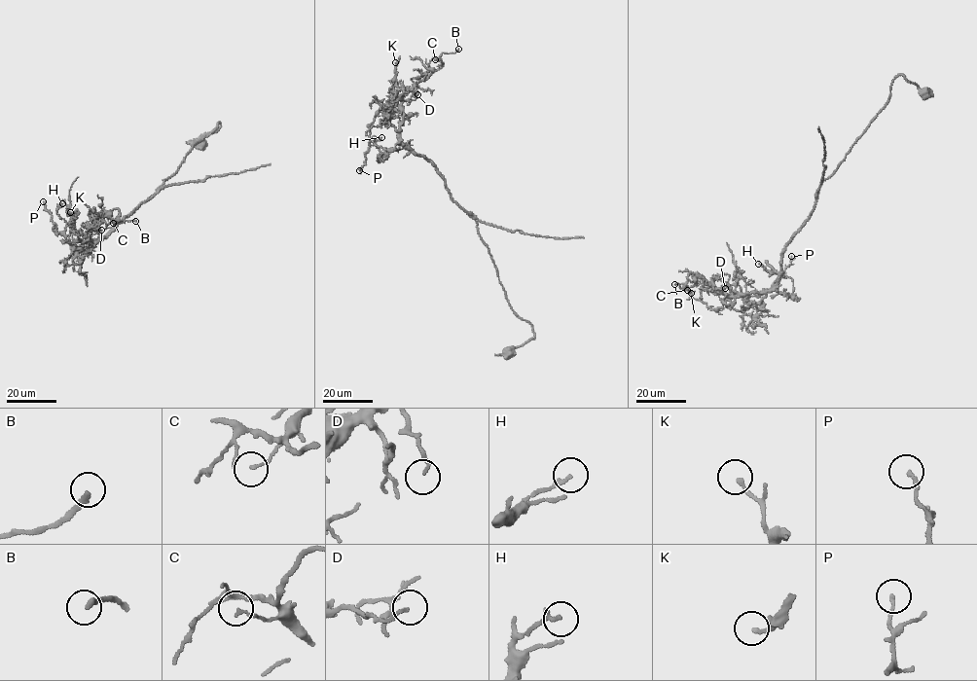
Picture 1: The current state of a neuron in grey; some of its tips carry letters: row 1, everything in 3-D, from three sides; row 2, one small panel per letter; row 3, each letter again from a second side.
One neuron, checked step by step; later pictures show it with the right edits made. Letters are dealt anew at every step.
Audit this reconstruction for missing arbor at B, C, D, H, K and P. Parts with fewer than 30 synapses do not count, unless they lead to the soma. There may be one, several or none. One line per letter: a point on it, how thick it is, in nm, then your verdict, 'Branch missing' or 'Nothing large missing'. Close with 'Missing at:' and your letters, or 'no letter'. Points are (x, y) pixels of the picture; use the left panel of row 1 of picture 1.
B: Place: (135, 221). Thickness 220 nm. Nothing large missing
C: Place: (113, 223). Thickness 130 nm. Nothing large missing
D: Place: (101, 230). Thickness 120 nm. Nothing large missing
H: Place: (62, 203). Thickness 190 nm. Nothing large missing
K: Place: (70, 212). Thickness 150 nm. Nothing large missing
P: Place: (43, 201). Thickness 140 nm. Nothing large missing
Missing at: no letter

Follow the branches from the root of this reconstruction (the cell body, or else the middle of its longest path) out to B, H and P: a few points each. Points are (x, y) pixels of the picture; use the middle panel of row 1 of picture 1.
B: (508, 351), (534, 338), (532, 325), (509, 304), (477, 222), (400, 137), (402, 94), (458, 49)
H: (508, 351), (533, 331), (506, 299), (477, 222), (428, 159), (399, 143), (379, 162), (374, 143), (381, 137)
P: (508, 351), (534, 338), (532, 325), (509, 304), (477, 222), (379, 109), (359, 170)

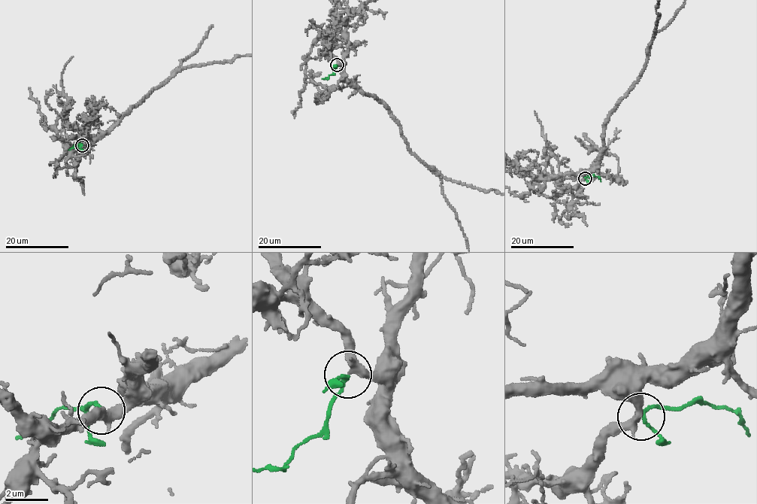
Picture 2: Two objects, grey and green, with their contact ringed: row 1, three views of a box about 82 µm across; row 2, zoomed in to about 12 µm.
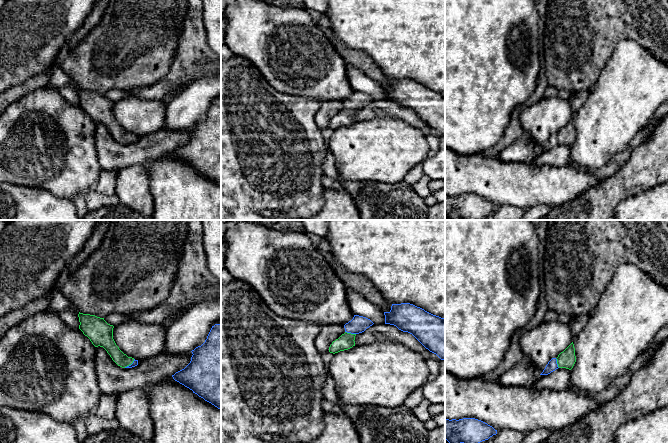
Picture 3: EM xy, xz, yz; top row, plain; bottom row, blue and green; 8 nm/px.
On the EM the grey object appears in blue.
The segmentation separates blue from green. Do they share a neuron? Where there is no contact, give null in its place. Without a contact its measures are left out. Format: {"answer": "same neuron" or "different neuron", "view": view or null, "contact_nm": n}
{"answer": "same neuron", "view": "xz", "contact_nm": 90}

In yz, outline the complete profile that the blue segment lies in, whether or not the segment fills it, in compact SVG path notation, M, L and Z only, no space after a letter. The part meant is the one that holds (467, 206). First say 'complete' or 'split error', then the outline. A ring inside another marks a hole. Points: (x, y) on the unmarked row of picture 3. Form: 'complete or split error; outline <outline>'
complete; outline M475 194L445 195L445 216L449 220L479 220L496 210L492 202Z

